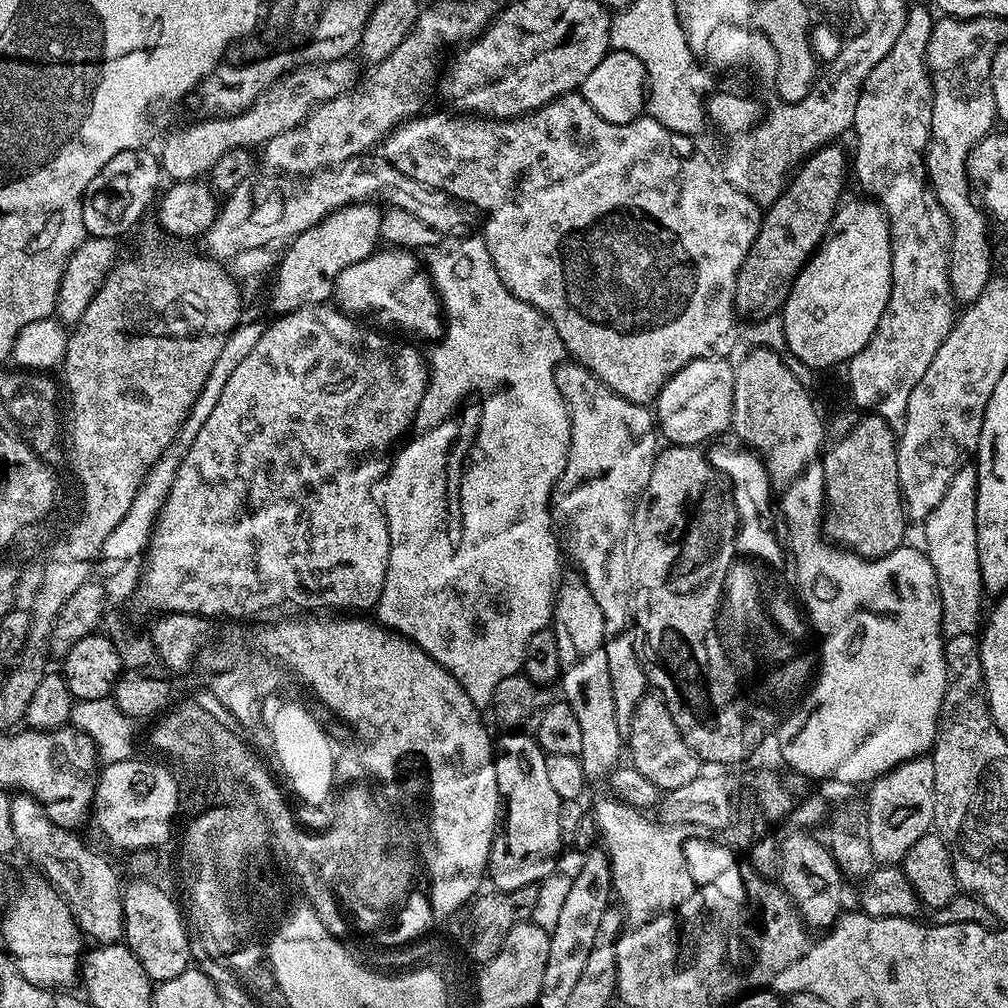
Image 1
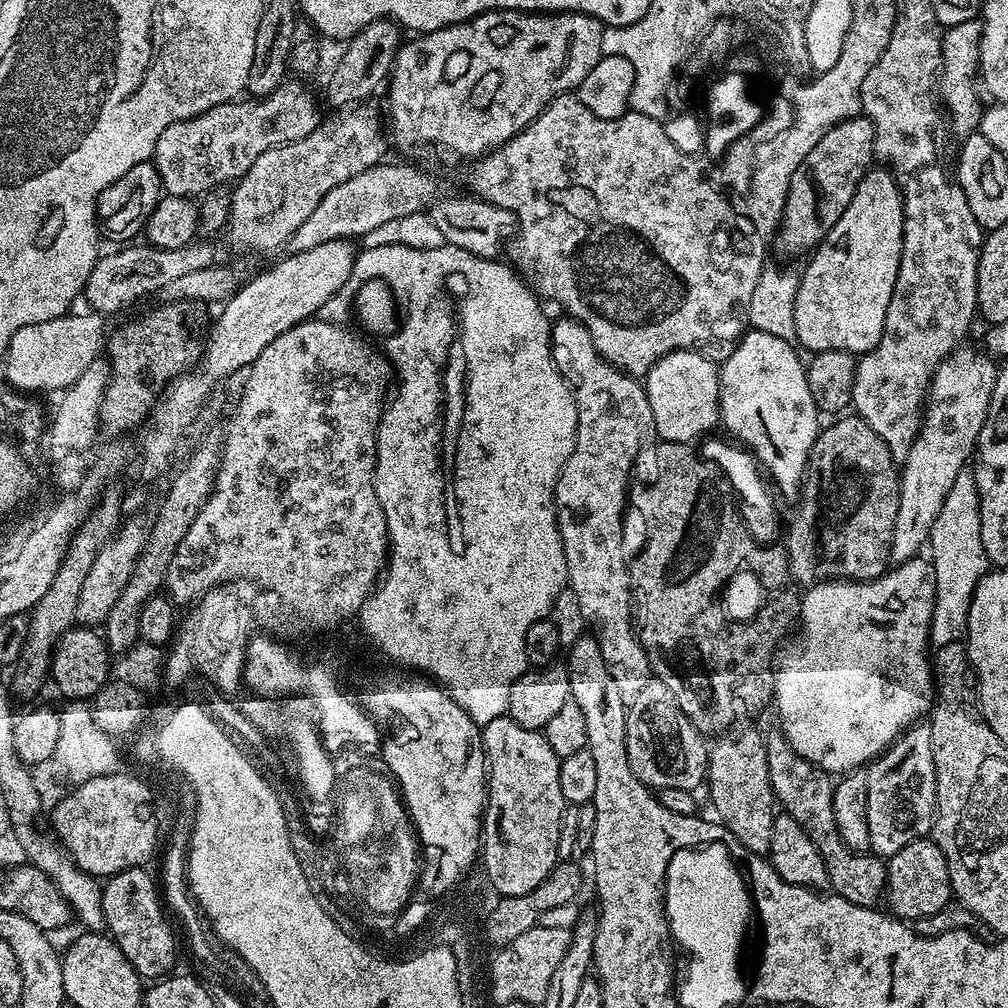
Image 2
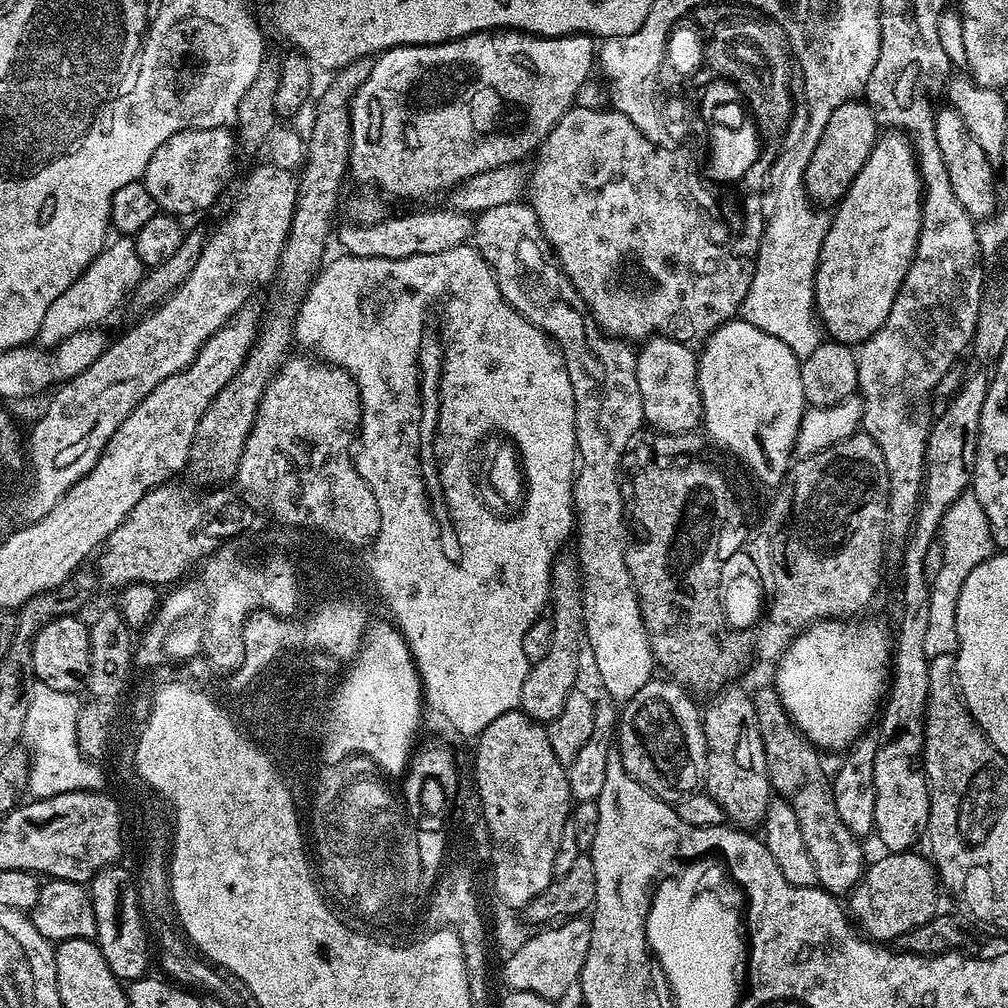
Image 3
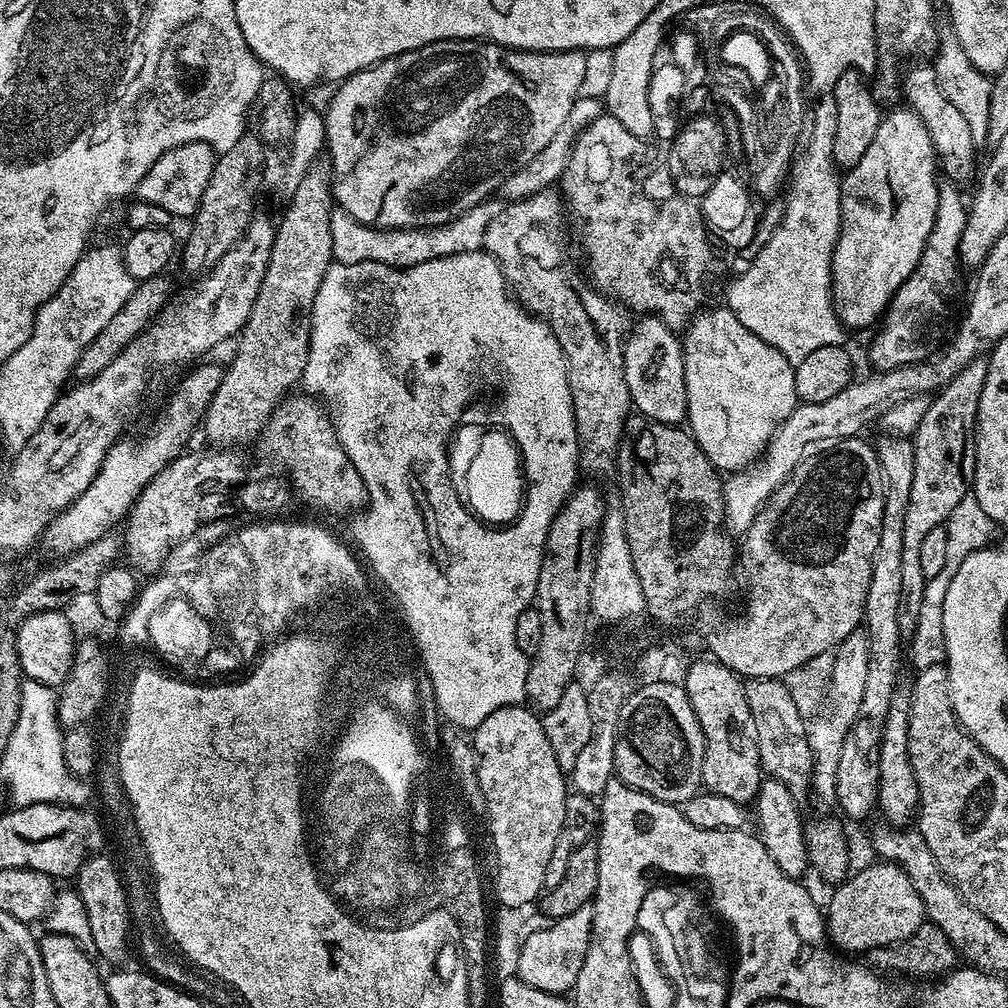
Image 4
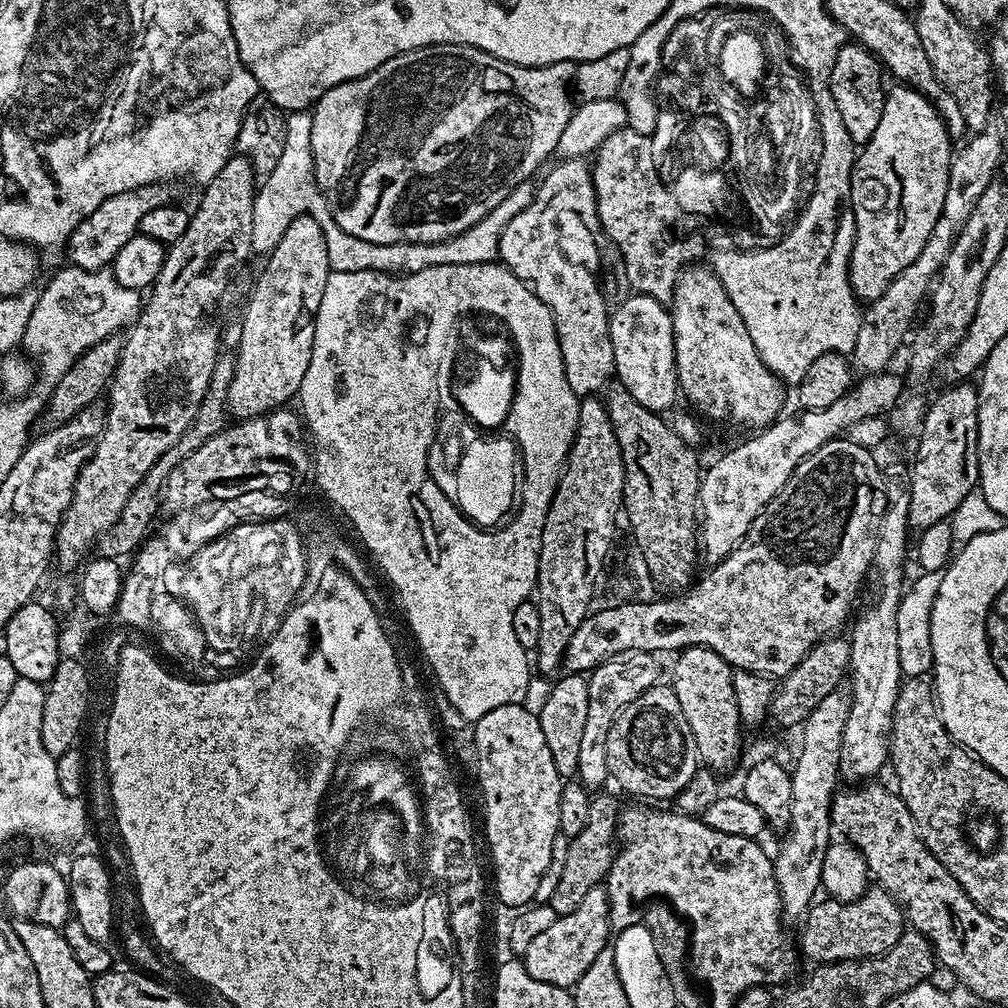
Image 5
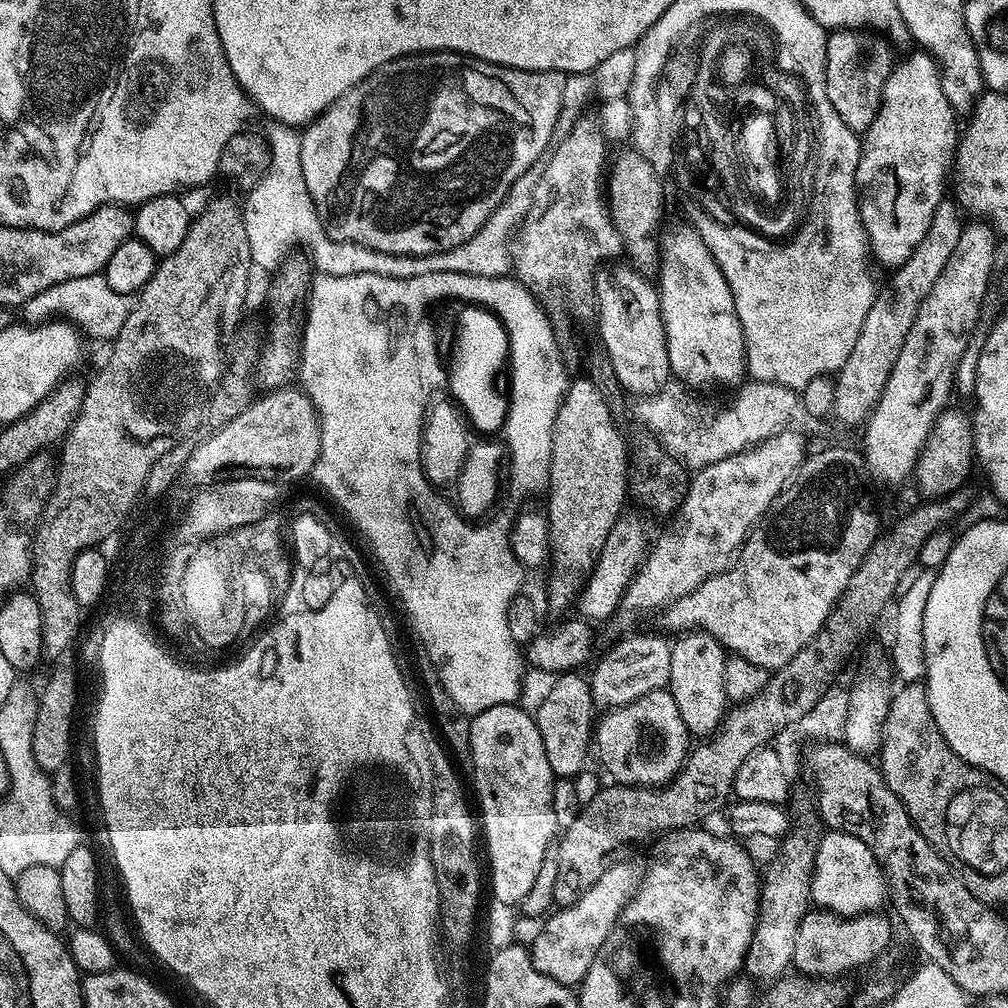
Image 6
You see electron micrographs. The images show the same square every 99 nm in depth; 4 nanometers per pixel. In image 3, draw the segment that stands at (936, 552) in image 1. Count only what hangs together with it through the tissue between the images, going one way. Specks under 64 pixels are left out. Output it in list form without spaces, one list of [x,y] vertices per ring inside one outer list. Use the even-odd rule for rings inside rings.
[[[965,490],[951,504],[940,522],[938,533],[938,552],[940,548],[940,569],[935,569],[930,583],[930,623],[926,633],[926,654],[929,658],[938,654],[953,654],[958,648],[958,594],[962,594],[962,585],[970,578],[970,570],[994,555],[992,531],[978,502],[971,490]]]

